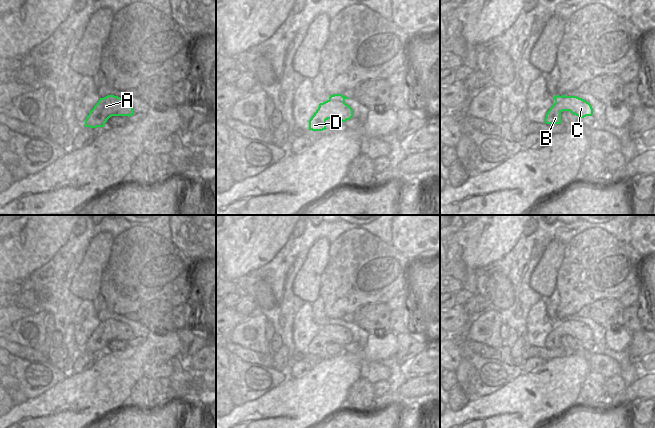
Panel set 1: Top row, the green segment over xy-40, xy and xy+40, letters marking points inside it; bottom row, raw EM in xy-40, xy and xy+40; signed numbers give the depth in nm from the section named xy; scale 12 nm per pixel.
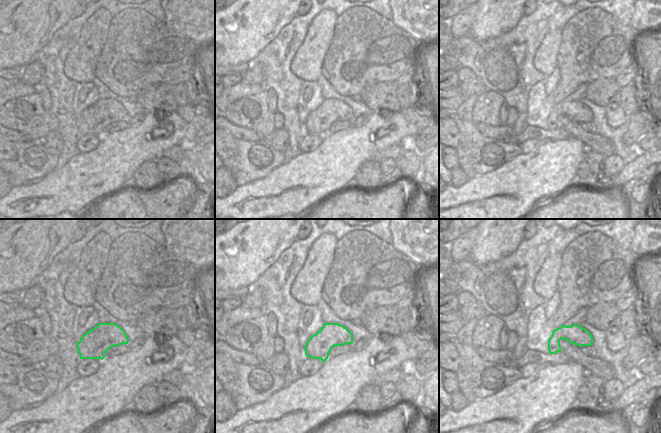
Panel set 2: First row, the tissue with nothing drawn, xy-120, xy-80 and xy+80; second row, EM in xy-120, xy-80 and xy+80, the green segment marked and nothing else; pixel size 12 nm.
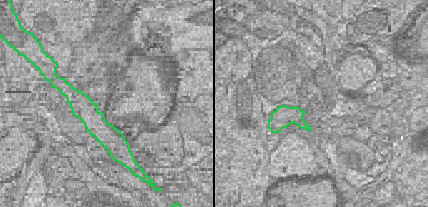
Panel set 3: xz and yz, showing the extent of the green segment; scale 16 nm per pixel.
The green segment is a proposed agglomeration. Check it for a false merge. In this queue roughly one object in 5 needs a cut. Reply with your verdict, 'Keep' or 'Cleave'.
Keep.

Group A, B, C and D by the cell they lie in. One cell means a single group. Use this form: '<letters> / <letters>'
A B C D

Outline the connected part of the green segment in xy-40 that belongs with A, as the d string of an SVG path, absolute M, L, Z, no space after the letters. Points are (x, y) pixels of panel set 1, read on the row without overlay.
M114 319L100 322L99 326L90 335L85 344L85 351L104 351L107 344L112 340L132 340L134 334L131 328Z

